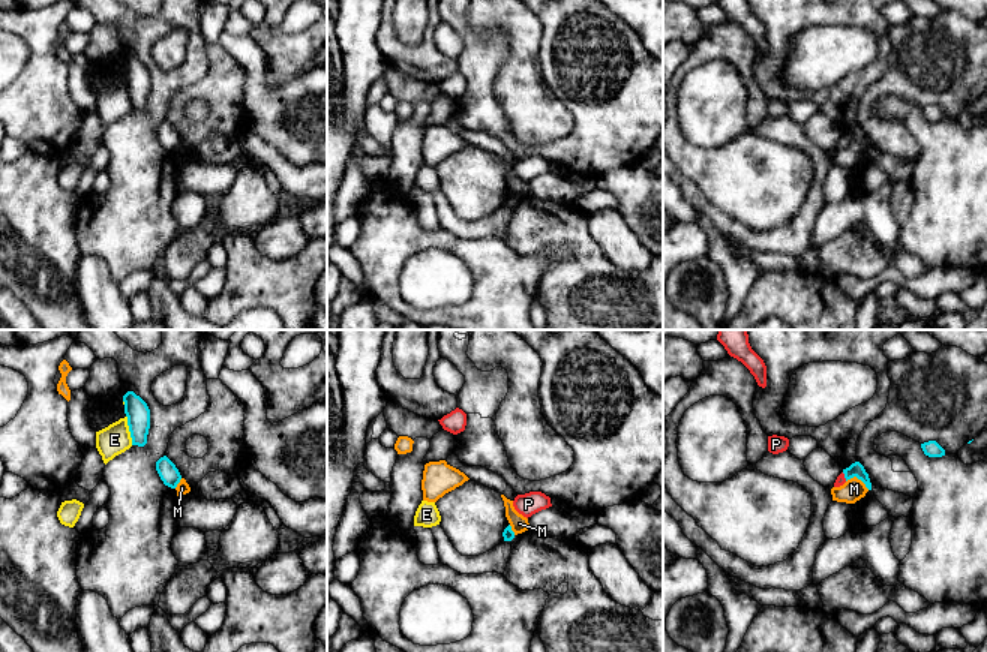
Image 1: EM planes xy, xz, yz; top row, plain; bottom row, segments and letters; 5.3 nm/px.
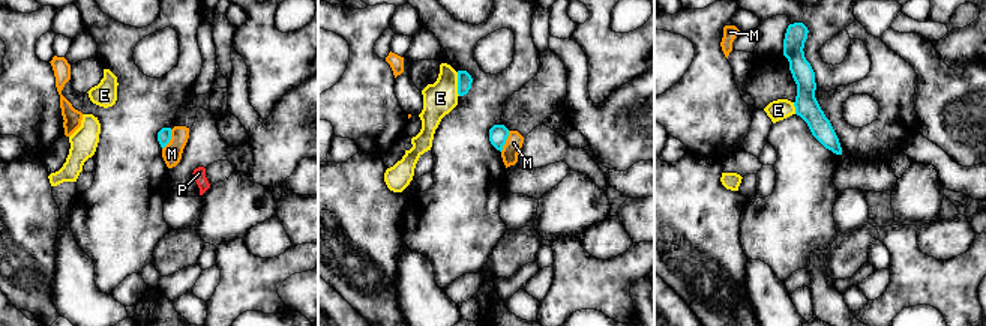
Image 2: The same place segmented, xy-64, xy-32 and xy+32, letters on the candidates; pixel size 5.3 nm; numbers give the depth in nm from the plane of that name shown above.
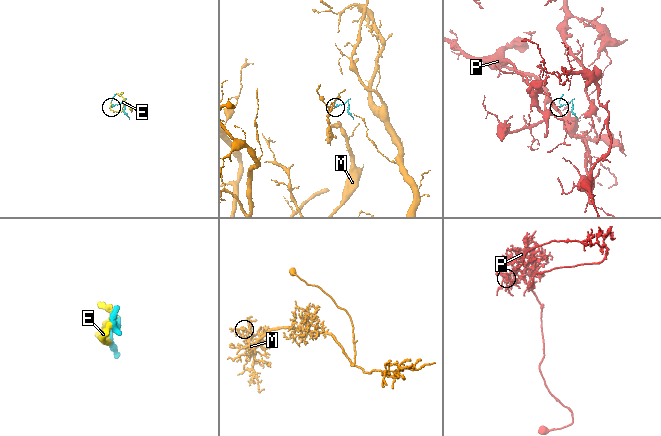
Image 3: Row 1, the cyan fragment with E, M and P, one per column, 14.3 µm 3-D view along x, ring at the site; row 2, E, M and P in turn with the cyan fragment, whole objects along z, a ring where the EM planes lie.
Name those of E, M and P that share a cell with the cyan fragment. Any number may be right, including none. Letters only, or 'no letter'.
P

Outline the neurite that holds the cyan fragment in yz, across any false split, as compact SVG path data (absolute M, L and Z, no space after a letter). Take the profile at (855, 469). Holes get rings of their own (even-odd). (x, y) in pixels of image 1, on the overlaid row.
M860 462L852 463L849 468L843 469L843 472L837 477L834 487L843 486L848 480L856 477L861 480L868 490L872 490L872 483L868 474Z

